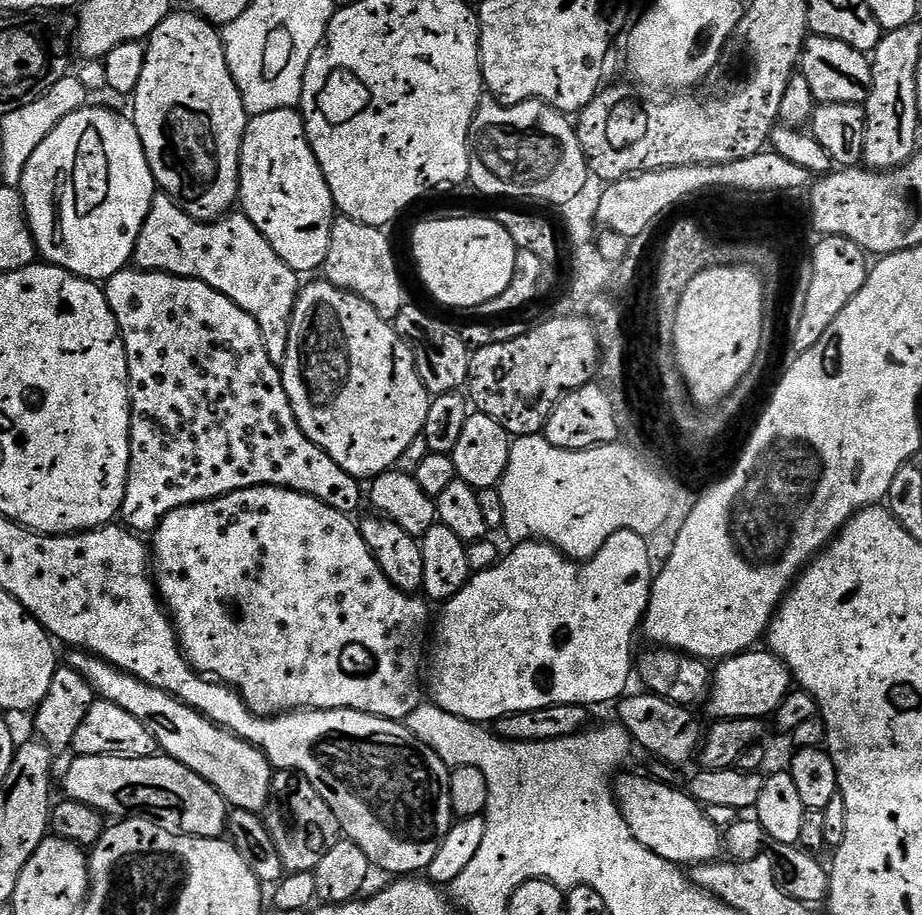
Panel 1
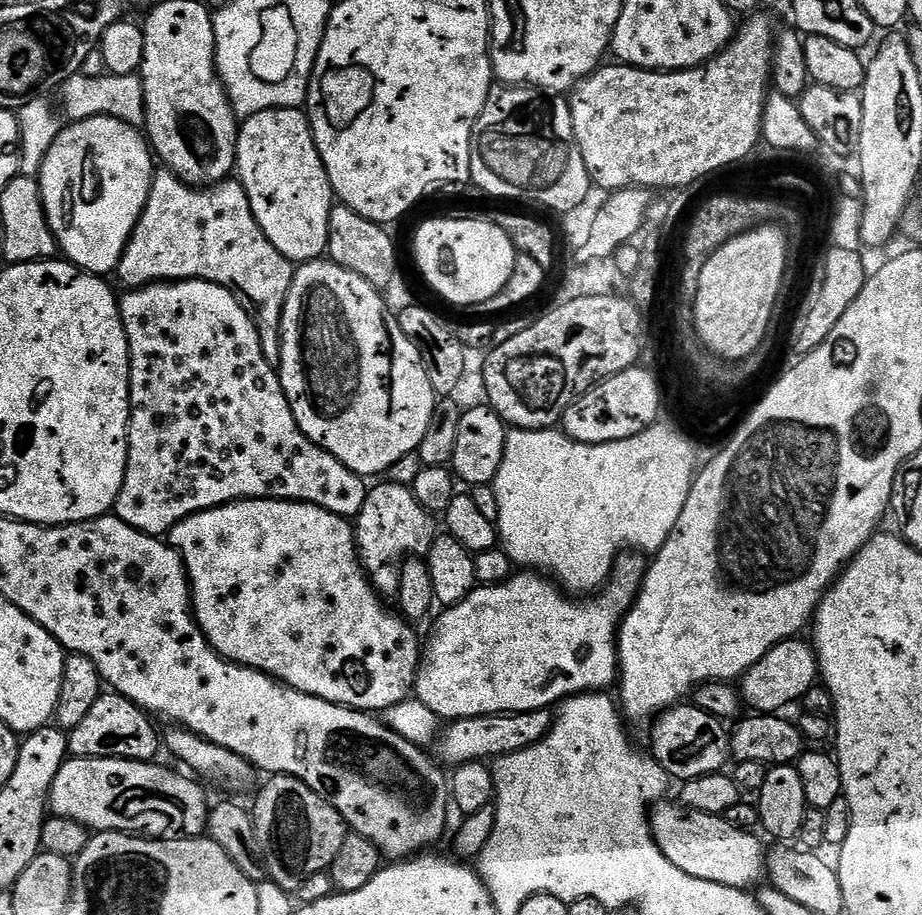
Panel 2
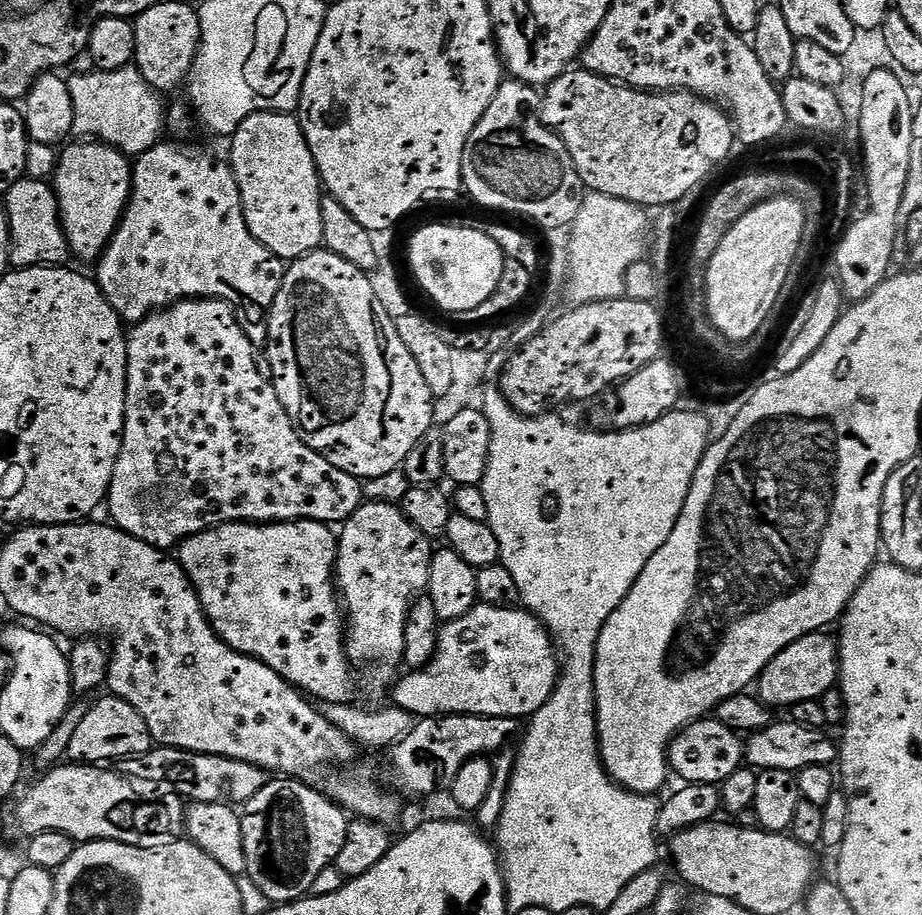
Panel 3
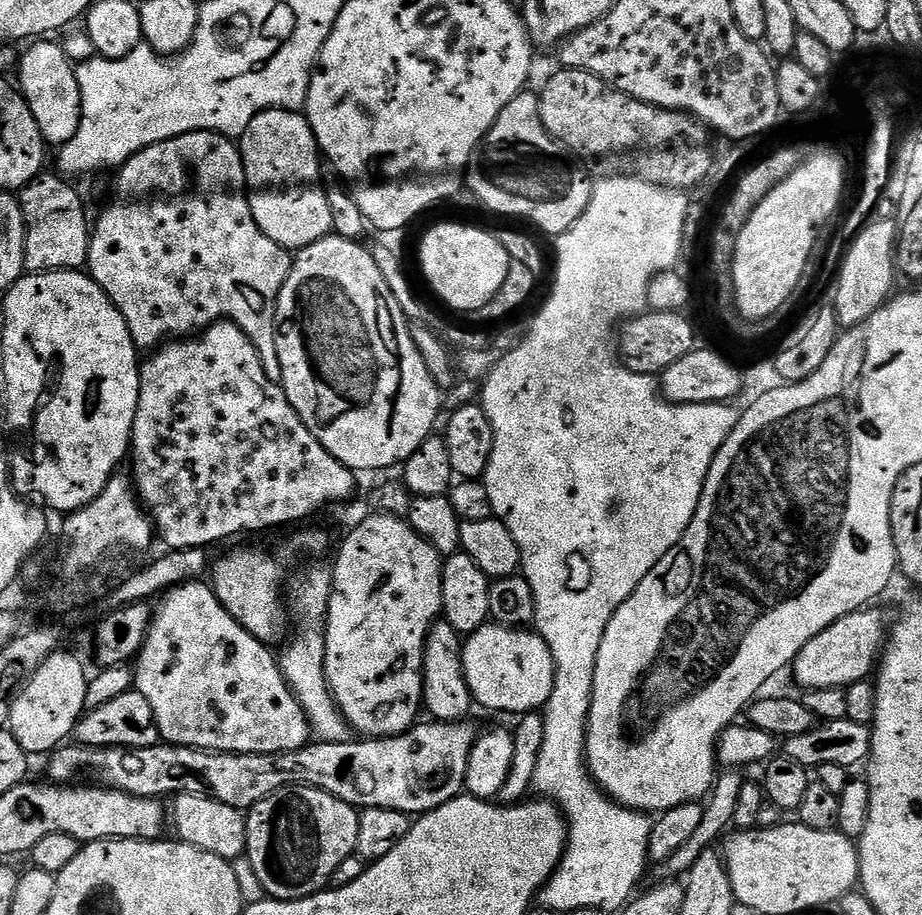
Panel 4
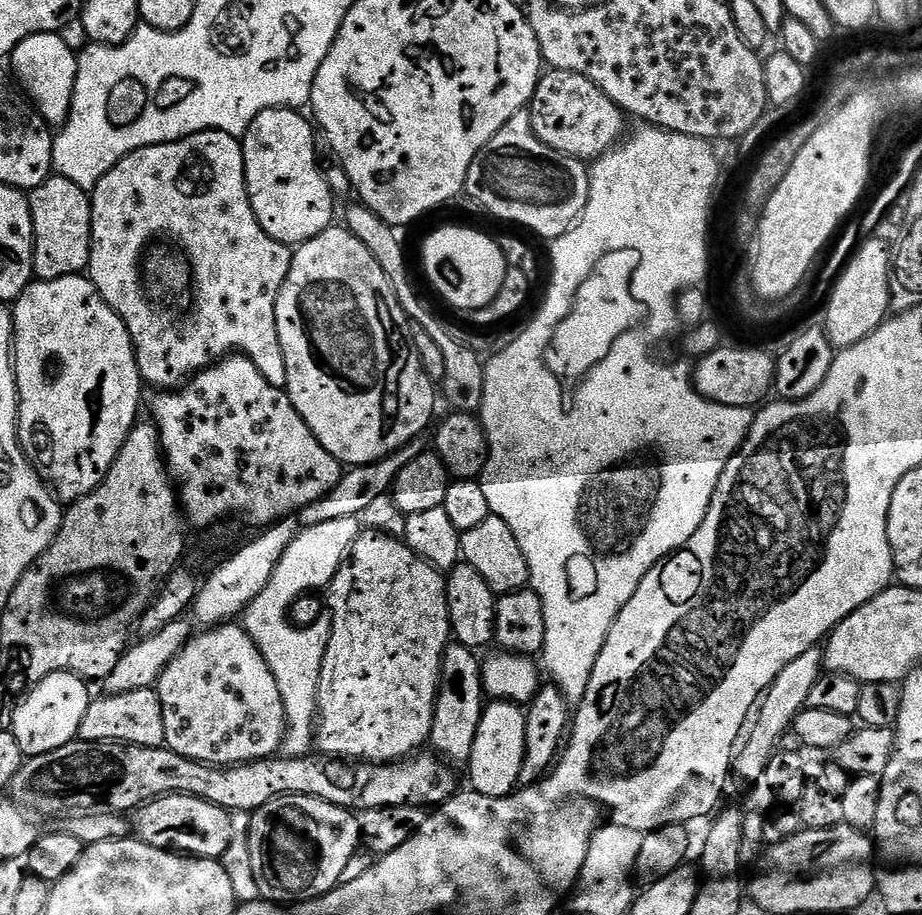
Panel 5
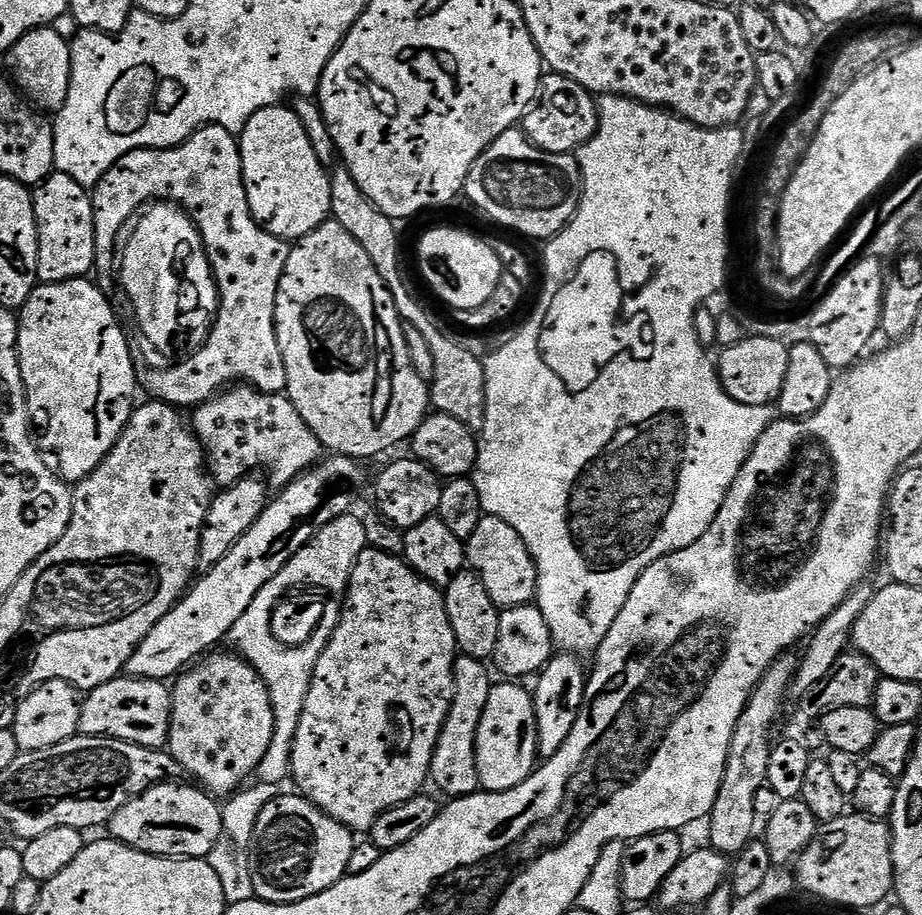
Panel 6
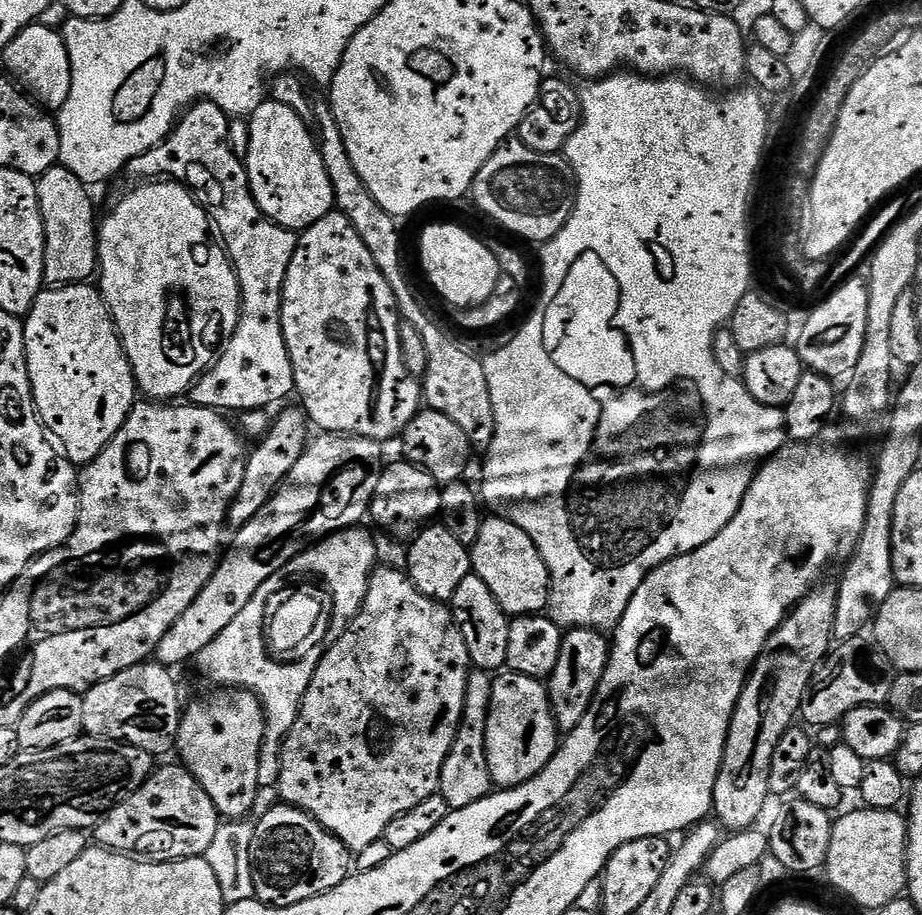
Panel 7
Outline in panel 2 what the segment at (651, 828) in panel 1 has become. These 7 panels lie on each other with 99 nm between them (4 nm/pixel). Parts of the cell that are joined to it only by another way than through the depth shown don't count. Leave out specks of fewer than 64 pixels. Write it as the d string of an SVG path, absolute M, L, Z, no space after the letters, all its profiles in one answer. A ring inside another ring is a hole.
M665 798L651 809L652 837L678 870L686 870L694 878L718 882L731 888L751 889L761 883L760 875L766 872L766 848L756 836L735 828L724 816L711 816Z

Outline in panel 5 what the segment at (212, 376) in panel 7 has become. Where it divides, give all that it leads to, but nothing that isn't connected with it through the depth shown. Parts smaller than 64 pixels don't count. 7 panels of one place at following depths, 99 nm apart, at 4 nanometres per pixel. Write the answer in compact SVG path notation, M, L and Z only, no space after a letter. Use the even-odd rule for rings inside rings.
M199 132L169 144L155 144L154 146L139 148L122 157L96 183L96 187L91 189L90 195L92 197L92 241L90 242L90 262L86 269L86 275L98 290L98 294L108 303L110 310L114 310L114 314L118 314L118 318L122 318L122 322L132 339L132 348L136 351L136 365L140 371L140 379L145 385L153 384L153 389L156 390L179 388L181 384L195 376L200 369L209 368L216 361L223 360L225 356L237 352L247 356L248 359L254 362L254 366L258 366L262 378L266 378L266 382L270 382L270 386L287 389L289 382L286 378L284 351L278 338L276 303L278 302L278 294L282 290L282 282L286 282L286 274L290 274L293 249L289 245L270 238L270 234L266 234L266 230L262 230L248 197L248 183L246 182L246 170L244 169L244 149L237 137L225 132ZM156 239L160 239L160 242L173 240L181 248L179 251L190 269L190 288L191 291L196 291L196 301L192 304L192 313L185 320L164 320L163 314L148 301L148 296L144 293L144 288L146 289L146 280L142 275L142 261L146 256L144 247L151 240Z

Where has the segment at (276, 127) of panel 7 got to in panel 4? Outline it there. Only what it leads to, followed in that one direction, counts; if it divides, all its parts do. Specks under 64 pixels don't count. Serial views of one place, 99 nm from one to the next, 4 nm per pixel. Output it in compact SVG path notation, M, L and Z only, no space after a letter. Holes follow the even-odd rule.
M268 108L257 114L250 126L246 126L244 135L239 137L238 147L244 163L247 189L251 193L248 197L250 210L254 214L254 222L258 222L266 238L278 242L278 246L283 248L299 250L332 232L330 202L322 187L322 175L320 176L322 153L316 146L316 135L308 124L307 115L286 108Z

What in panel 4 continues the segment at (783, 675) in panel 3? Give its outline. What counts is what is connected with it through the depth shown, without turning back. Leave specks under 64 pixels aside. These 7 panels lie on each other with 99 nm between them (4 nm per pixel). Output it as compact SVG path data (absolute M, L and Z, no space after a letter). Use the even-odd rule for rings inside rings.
M876 606L861 608L859 612L851 612L838 622L826 626L822 634L810 638L806 646L796 655L790 665L790 672L796 675L801 689L838 688L849 684L857 684L859 680L868 680L873 675L882 649L886 643L886 624L884 616Z

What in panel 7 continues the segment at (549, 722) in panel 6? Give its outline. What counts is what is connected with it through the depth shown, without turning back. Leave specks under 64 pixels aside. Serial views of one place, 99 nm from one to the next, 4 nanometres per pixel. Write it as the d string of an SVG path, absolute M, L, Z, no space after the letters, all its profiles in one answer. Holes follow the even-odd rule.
M570 628L563 633L558 666L554 666L552 675L546 680L552 716L556 719L556 727L561 733L572 732L578 726L578 722L586 718L590 702L602 682L602 674L608 665L609 651L610 640L603 631L595 628Z

